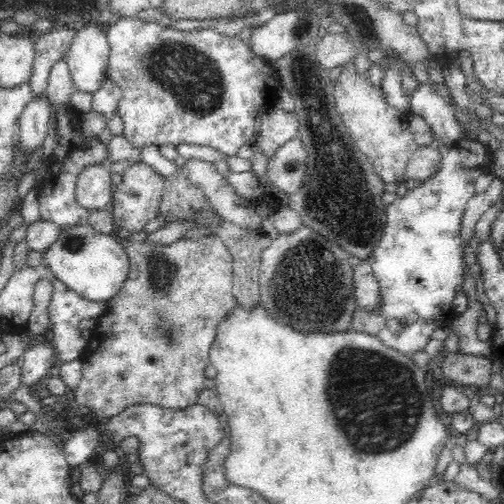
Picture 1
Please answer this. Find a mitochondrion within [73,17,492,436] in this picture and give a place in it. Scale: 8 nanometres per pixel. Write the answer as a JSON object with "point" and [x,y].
{"point":[336,194]}

